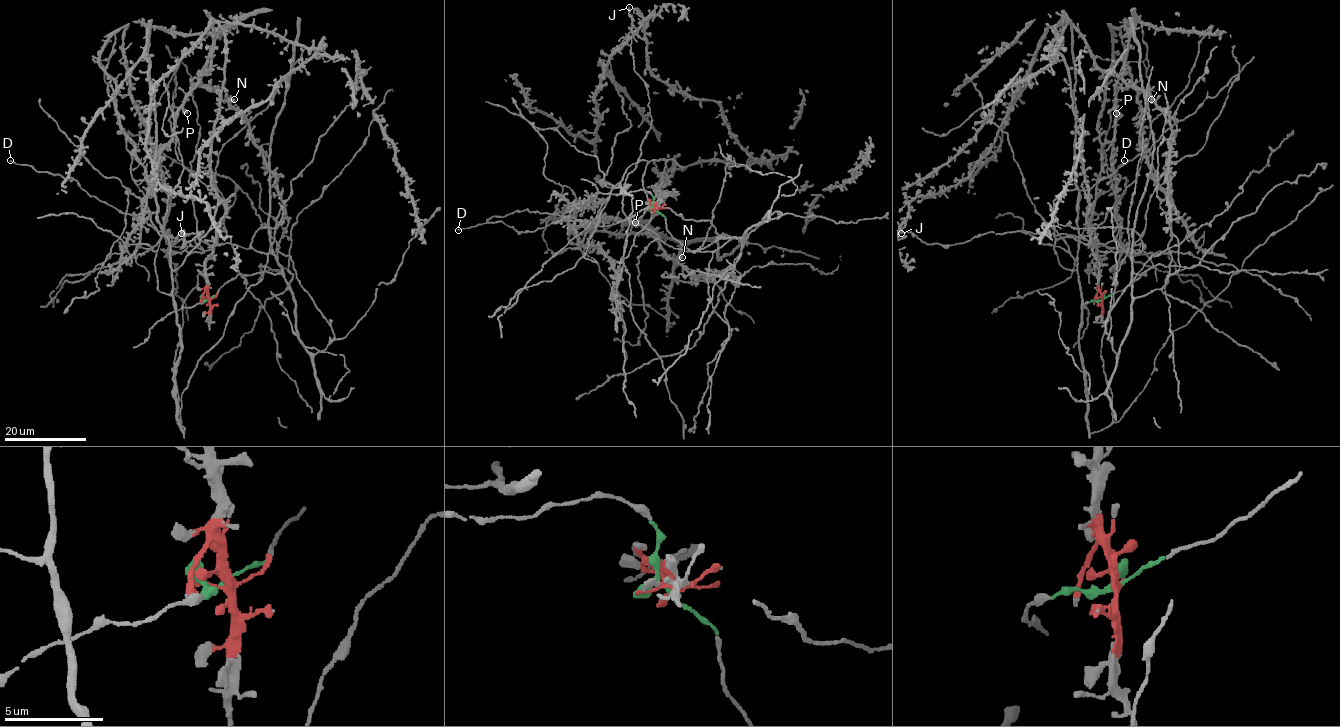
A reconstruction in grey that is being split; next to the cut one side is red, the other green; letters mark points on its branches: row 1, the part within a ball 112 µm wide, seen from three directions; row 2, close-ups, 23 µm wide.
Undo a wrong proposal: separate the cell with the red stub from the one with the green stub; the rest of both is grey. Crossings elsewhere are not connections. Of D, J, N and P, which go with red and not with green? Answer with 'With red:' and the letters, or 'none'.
With red: N

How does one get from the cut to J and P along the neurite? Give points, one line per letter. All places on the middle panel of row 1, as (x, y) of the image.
J: (655, 208), (692, 251), (730, 239), (673, 248), (622, 209), (652, 120), (647, 84), (633, 69), (629, 6)
P: (655, 208), (692, 251), (714, 251), (730, 239), (686, 250), (633, 221), (588, 224), (635, 222)

